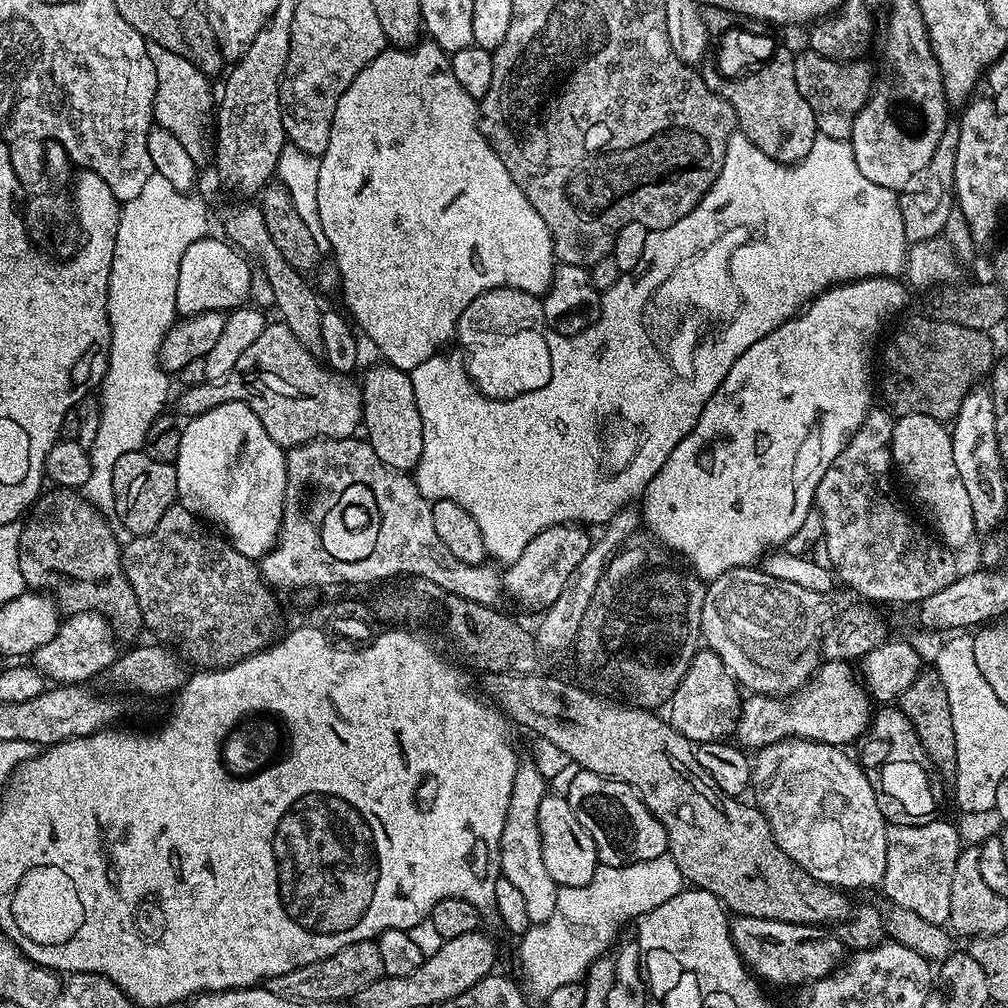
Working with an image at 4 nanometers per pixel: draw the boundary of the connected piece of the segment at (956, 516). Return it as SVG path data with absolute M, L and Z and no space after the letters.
M910 414L901 416L892 426L892 463L895 471L908 479L912 487L912 496L924 507L926 515L932 519L935 535L953 550L961 550L977 535L974 526L974 510L970 506L970 493L966 491L966 482L962 482L962 474L954 463L954 446L952 433L941 421L930 418L926 414Z

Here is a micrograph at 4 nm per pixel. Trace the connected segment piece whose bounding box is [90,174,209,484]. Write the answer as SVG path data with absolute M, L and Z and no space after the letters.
M154 174L146 178L146 186L142 186L138 198L127 204L126 210L122 210L108 283L108 320L112 324L108 369L98 389L100 421L98 434L94 434L94 442L90 449L90 476L94 476L98 484L112 484L114 462L118 462L122 454L141 451L150 426L165 411L164 403L168 400L170 376L161 365L160 347L168 329L178 319L178 266L182 262L182 254L186 254L186 246L203 240L208 235L207 206L196 197L196 194L174 190L174 186L162 176Z

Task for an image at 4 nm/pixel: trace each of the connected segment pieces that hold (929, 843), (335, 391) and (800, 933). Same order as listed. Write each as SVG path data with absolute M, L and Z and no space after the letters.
M932 818L922 824L894 824L888 829L886 874L882 889L891 903L912 910L926 921L948 924L950 914L950 881L954 879L954 862L962 847L952 824Z
M283 322L265 323L262 334L248 347L246 354L234 362L234 370L219 382L205 382L185 387L180 408L191 418L214 410L226 402L242 402L258 414L258 422L287 450L311 440L346 440L361 431L364 399L360 385L345 373L333 372L294 338L294 330Z
M736 916L730 927L732 941L740 959L761 981L769 980L772 984L810 984L813 980L837 971L846 956L846 946L841 942L839 935L824 926Z

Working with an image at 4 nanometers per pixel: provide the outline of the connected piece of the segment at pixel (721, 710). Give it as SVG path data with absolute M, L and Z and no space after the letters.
M702 648L697 651L683 682L672 695L668 706L668 720L679 733L694 744L708 743L727 739L735 733L741 707L742 692L735 677L716 653L709 648Z

